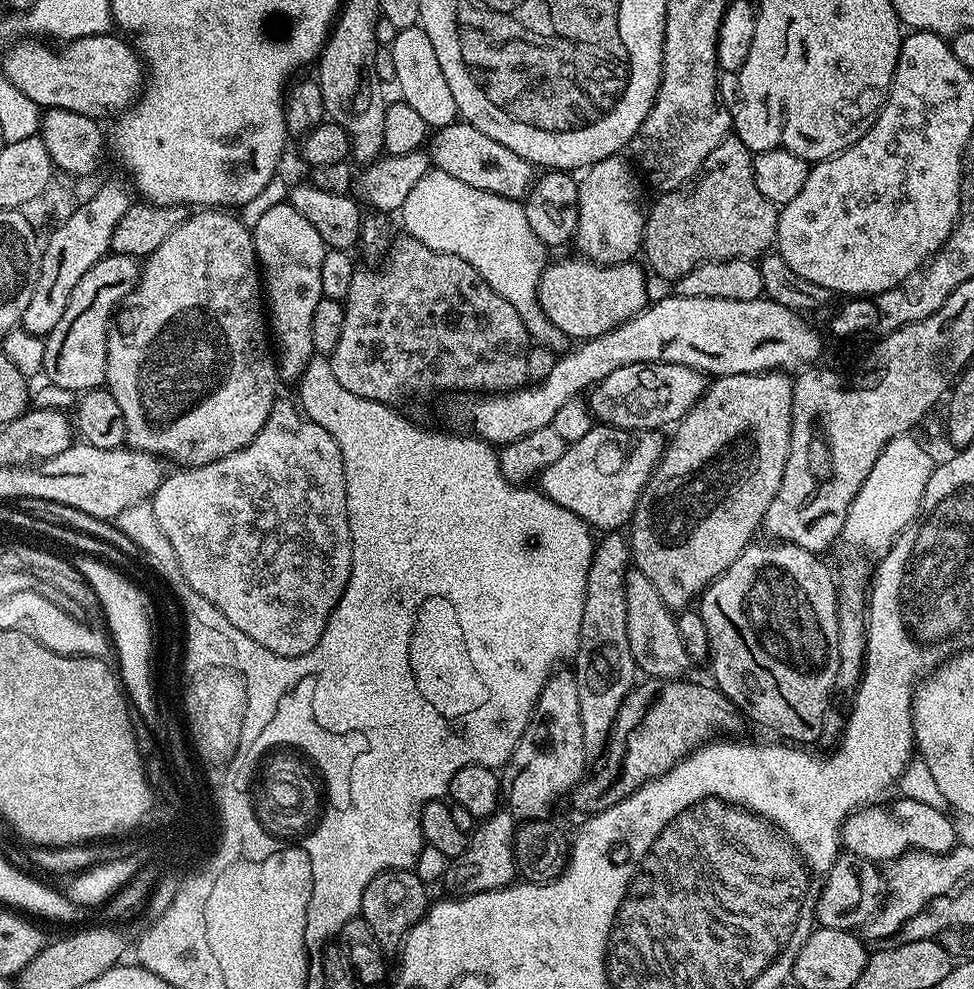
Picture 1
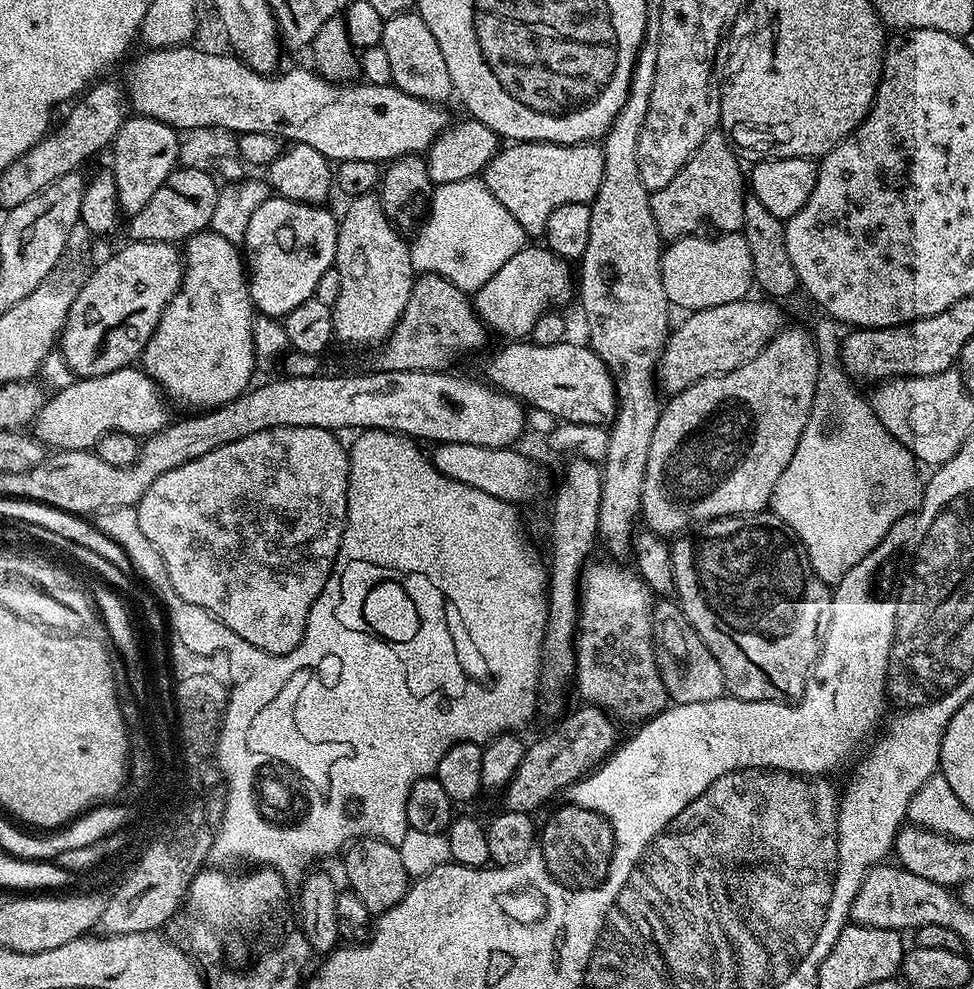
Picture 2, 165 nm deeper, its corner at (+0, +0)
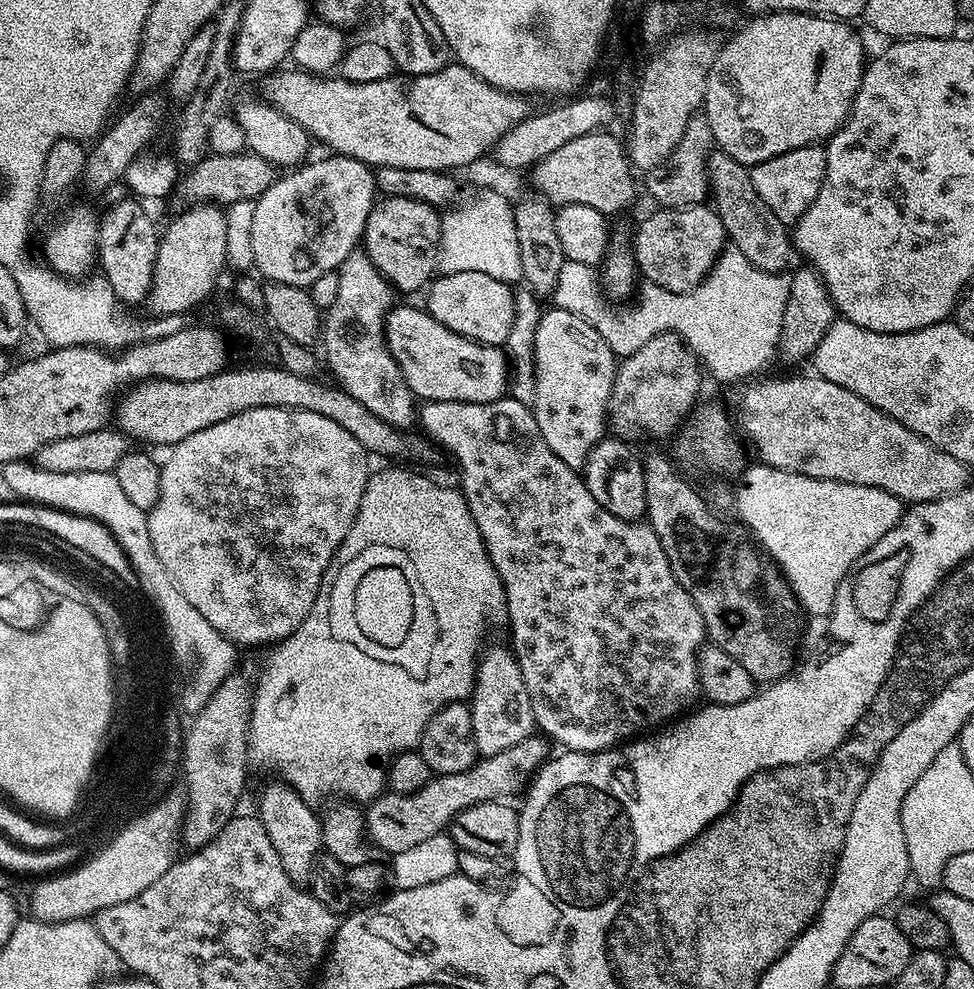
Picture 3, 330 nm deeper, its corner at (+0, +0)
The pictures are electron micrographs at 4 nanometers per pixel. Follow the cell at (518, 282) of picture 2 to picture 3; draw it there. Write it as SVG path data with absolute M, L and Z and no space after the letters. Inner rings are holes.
M462 270L458 274L440 274L427 285L428 304L426 310L442 326L454 330L454 334L462 334L479 344L507 345L508 335L512 332L512 292L513 289L503 284L498 278L490 278L490 274L478 274L478 270Z

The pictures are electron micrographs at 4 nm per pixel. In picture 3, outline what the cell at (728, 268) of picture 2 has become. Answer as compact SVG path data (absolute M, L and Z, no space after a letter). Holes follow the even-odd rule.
M707 203L688 208L660 208L640 224L636 232L636 267L649 284L657 284L671 292L688 292L708 277L716 259L726 247L724 227L715 207Z

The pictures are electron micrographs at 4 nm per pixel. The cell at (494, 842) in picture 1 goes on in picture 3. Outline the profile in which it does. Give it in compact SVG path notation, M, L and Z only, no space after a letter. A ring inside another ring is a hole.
M490 644L478 657L470 697L474 746L481 757L502 754L502 750L518 746L522 738L530 738L537 731L534 706L530 706L530 694L526 694L526 682L522 682L522 670L516 655L512 653L511 647Z

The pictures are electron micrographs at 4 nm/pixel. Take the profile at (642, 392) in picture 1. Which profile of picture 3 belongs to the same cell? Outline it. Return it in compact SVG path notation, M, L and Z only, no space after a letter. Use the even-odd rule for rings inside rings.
M408 304L402 305L401 308L400 305L393 307L384 320L384 341L388 344L388 350L394 358L394 362L398 364L398 370L402 370L402 378L406 378L406 386L410 386L413 397L417 401L427 402L433 400L434 402L478 402L479 404L485 404L486 402L499 400L507 393L504 392L508 388L508 360L504 357L505 349L494 344L479 344L477 340L471 340L462 334L454 334L454 330L442 326L442 322L438 322L423 307L411 308Z

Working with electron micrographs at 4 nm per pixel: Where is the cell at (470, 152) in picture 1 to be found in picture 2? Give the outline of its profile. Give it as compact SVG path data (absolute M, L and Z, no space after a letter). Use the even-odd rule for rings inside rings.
M512 142L501 147L496 157L484 167L482 179L484 184L518 218L518 226L522 226L525 237L543 237L544 227L558 206L566 206L570 202L591 205L598 194L598 186L602 186L602 170L604 169L604 149L599 143L587 144L538 144L535 142Z

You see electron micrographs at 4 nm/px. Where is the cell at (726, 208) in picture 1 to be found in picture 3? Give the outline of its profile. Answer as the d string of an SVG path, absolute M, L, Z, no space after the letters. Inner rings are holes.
M697 114L686 122L682 142L652 172L647 173L648 192L657 200L660 208L688 208L691 204L702 204L709 199L708 158L716 148L714 130L703 114Z

